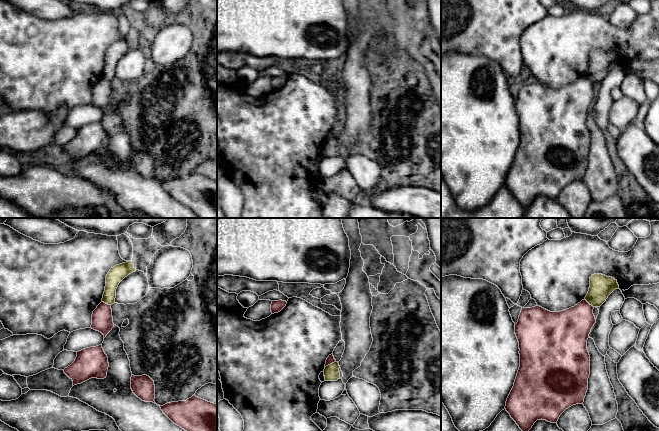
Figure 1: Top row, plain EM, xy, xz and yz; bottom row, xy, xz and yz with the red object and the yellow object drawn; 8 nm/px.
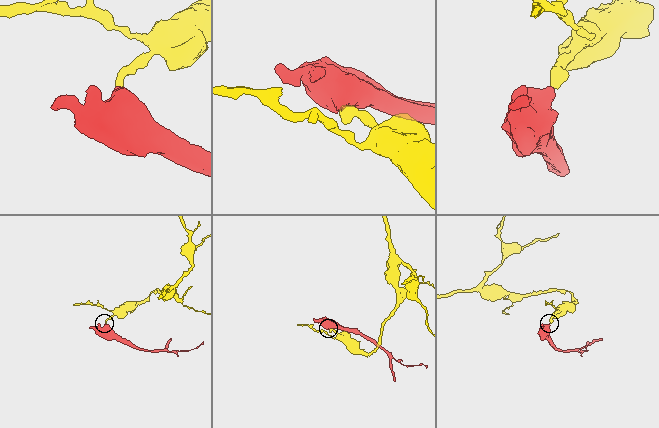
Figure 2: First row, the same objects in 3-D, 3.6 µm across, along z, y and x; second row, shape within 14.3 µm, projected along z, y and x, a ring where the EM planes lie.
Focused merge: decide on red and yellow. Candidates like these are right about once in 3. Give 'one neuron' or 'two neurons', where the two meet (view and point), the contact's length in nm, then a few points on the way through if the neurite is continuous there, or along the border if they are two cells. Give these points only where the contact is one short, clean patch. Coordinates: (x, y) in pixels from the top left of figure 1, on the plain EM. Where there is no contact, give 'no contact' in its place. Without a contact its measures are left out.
two neurons | xz (330, 139) | 100 nm | along xz (335, 137), (325, 143)

